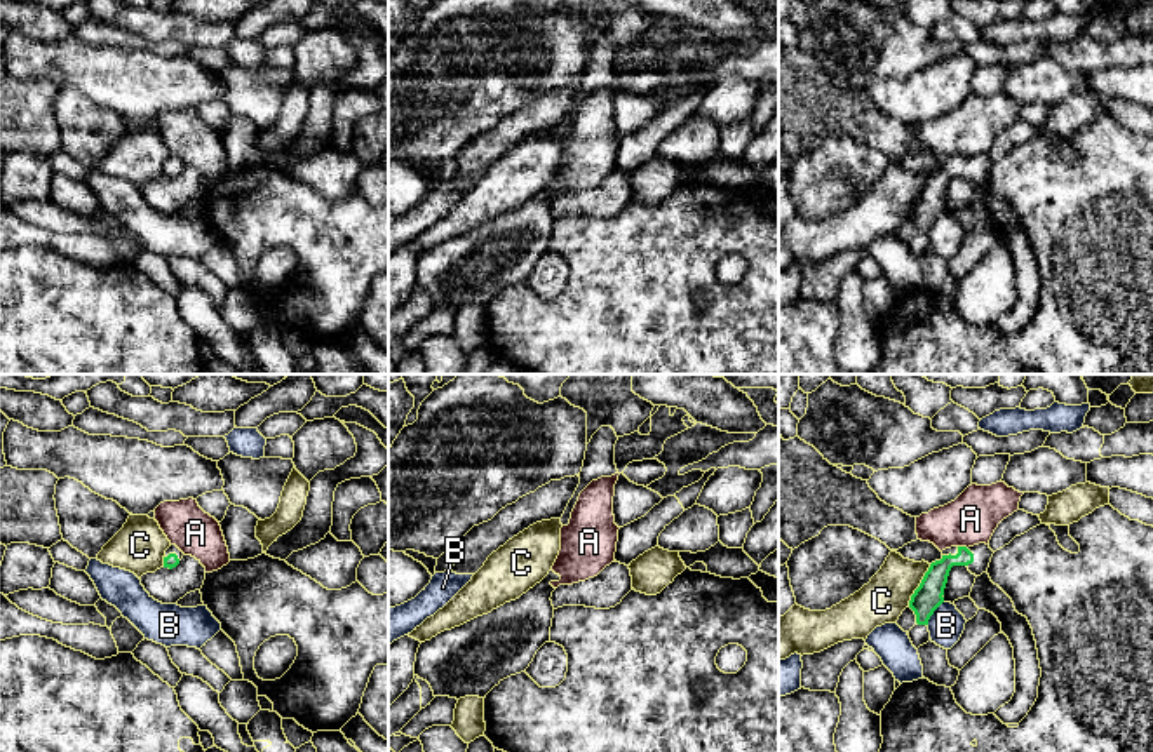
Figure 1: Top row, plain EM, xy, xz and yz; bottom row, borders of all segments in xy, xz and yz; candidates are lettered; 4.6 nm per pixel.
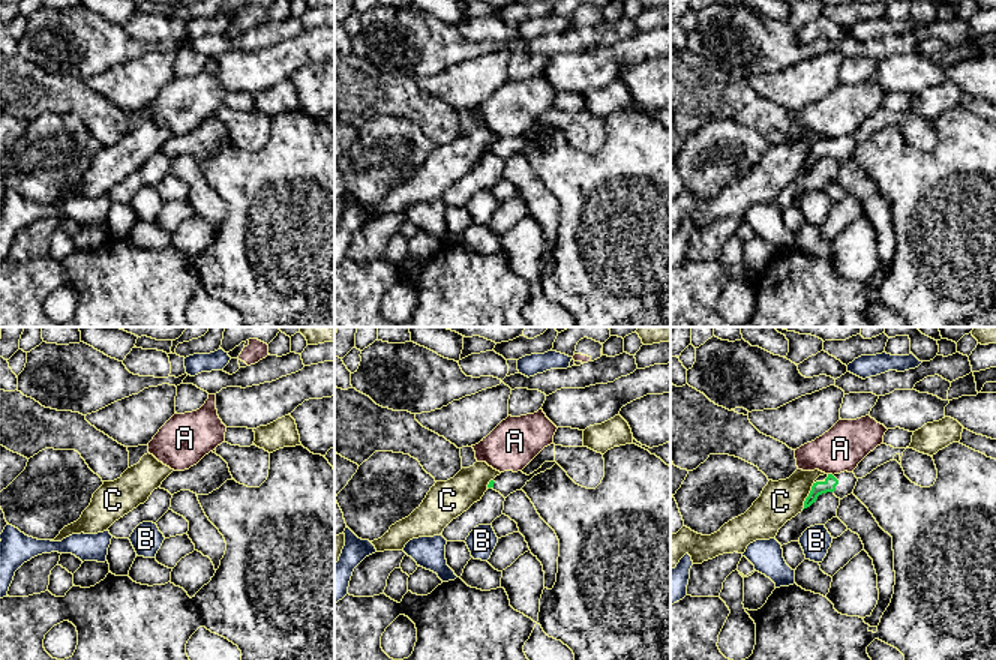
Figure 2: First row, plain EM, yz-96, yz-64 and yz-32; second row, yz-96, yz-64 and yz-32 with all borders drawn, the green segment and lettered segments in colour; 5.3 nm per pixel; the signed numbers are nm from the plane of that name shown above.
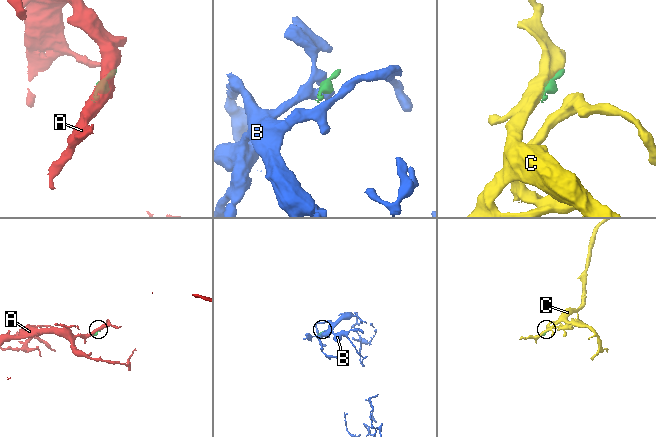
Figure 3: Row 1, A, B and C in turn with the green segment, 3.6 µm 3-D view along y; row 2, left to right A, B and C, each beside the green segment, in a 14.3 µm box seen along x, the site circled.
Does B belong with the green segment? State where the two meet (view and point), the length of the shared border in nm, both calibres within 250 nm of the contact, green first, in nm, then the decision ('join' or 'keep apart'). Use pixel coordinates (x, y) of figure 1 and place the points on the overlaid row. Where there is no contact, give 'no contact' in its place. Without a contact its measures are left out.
meets green in yz at (932, 613); contact 140 nm long; 140 nm thick on the green side, 160 nm on the other; keep apart

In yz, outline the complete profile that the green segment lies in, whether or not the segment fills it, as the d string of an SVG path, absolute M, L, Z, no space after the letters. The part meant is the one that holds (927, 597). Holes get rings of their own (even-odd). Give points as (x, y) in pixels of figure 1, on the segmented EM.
M986 543L942 550L942 559L930 564L911 595L909 608L916 614L916 623L928 625L934 611L944 602L942 595L953 566L967 566L972 574L981 576L988 571L993 554Z

